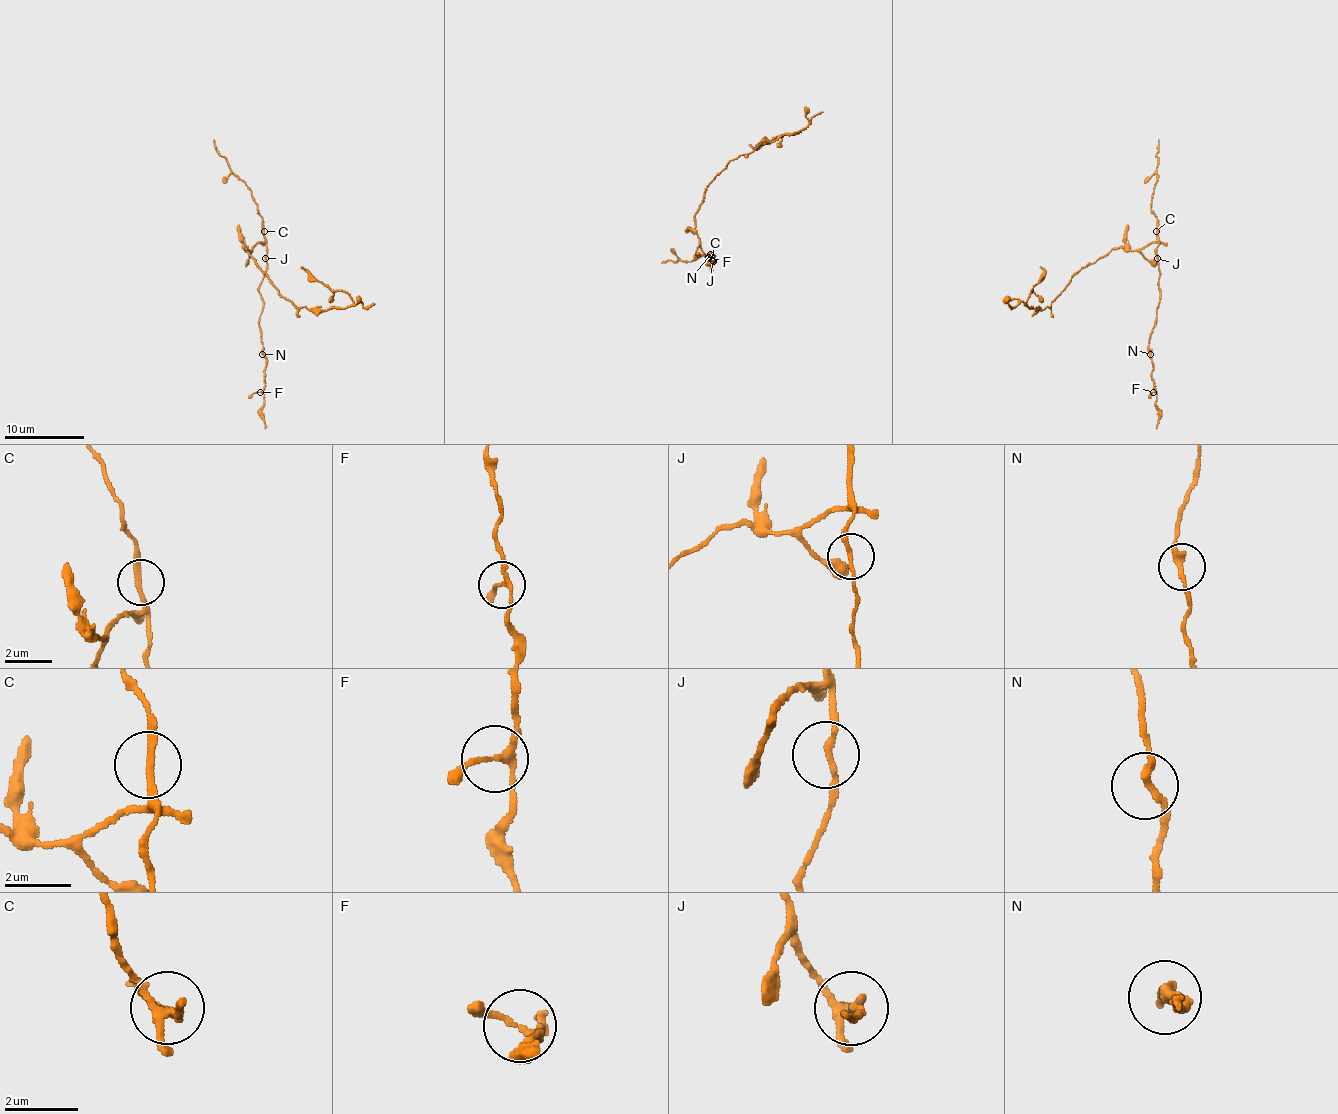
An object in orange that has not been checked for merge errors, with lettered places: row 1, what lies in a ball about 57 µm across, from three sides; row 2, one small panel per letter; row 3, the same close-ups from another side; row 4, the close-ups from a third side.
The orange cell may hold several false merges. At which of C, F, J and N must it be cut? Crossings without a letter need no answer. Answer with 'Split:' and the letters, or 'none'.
Split: C

